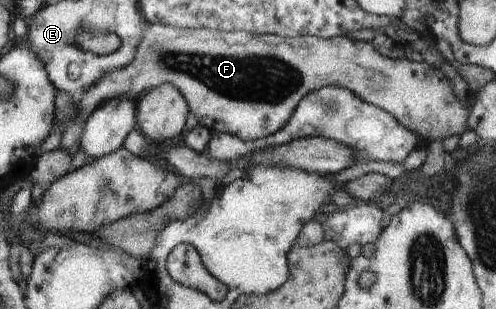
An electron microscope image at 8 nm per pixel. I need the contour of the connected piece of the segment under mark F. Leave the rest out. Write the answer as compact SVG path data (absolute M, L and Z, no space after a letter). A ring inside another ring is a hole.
M150 24L150 26L146 26L146 28L142 30L142 40L140 40L138 50L136 50L136 54L134 54L134 60L132 60L128 66L120 68L120 70L110 70L110 72L106 72L106 74L104 74L104 76L102 76L96 84L92 84L92 86L86 90L86 94L82 96L82 100L74 104L74 106L76 106L76 114L78 114L78 116L74 116L74 118L66 120L66 124L62 122L62 130L59 130L59 127L57 126L57 132L60 133L60 138L62 138L60 147L64 150L64 152L68 152L68 154L72 157L76 154L76 152L78 152L81 148L80 134L83 133L83 126L85 125L86 120L88 120L88 117L92 114L92 112L94 112L94 110L96 110L96 108L98 108L98 106L100 106L100 104L108 102L110 98L130 98L130 100L136 101L149 89L158 88L158 86L162 86L162 84L172 84L172 86L179 88L180 94L182 94L184 100L186 100L186 104L188 104L189 111L196 115L198 124L205 126L214 132L229 132L230 134L245 141L258 140L270 136L274 134L274 132L278 132L280 128L284 128L284 126L286 126L286 122L288 122L290 116L292 116L292 112L294 112L302 98L304 98L306 94L316 92L316 90L320 90L320 88L324 88L325 86L340 85L342 88L350 90L350 92L358 96L360 100L363 100L368 104L373 104L374 106L384 110L384 112L388 112L388 114L392 114L392 116L394 116L394 118L402 124L404 129L414 132L418 140L424 145L428 145L436 140L444 140L454 135L460 137L468 130L468 115L471 111L471 109L466 106L466 101L454 94L453 83L450 81L450 78L442 73L440 68L434 68L434 66L430 66L430 64L426 64L426 62L408 60L408 58L386 58L386 56L382 56L382 54L374 48L374 44L371 44L371 42L355 40L354 38L350 38L350 36L332 37L326 39L314 35L300 35L292 38L286 38L278 37L275 34L239 33L238 30L208 30L207 28L194 30L172 28L172 26L164 26L163 24ZM382 78L384 78L384 80L388 78L388 90L386 90L386 86L382 88Z

